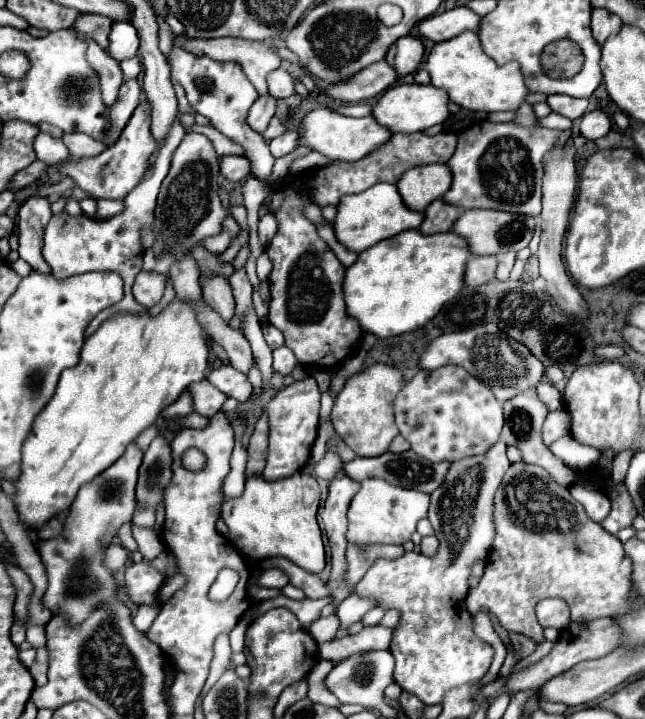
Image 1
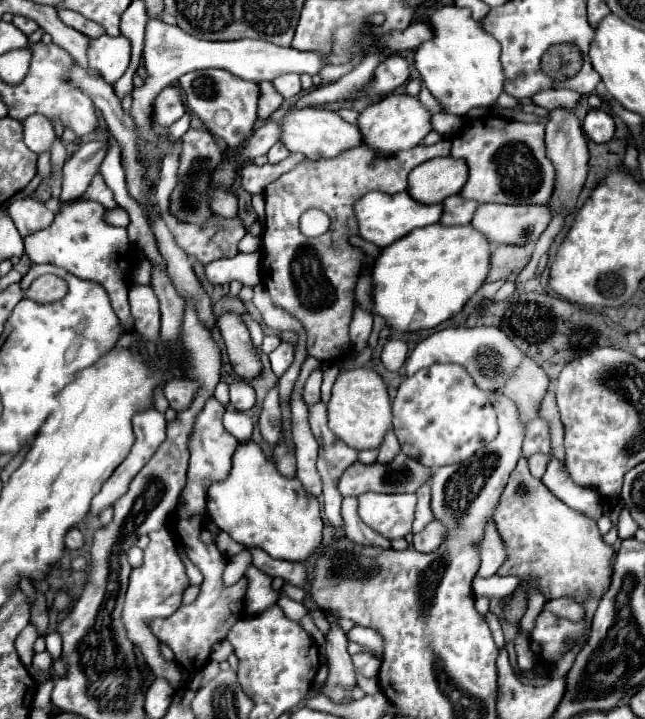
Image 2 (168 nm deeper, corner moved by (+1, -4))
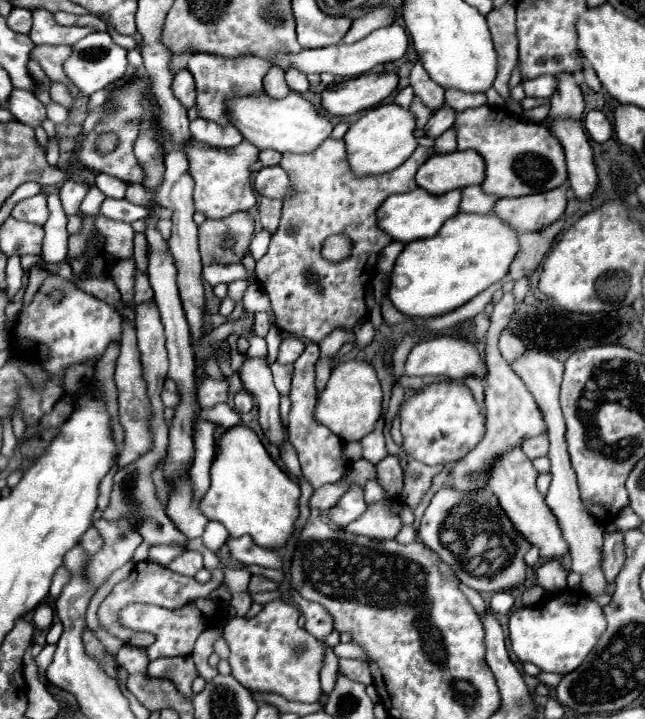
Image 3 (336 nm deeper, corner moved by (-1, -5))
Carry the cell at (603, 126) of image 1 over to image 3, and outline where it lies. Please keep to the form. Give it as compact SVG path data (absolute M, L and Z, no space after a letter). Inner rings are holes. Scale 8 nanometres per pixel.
M588 111L588 115L584 117L584 127L590 133L590 137L598 143L604 143L610 139L612 135L612 125L606 119L606 115L602 111Z

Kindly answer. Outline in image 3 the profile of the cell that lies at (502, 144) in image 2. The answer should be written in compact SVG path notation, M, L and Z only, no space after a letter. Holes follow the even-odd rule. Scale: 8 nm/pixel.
M482 105L476 109L456 111L454 119L456 143L460 151L474 149L486 161L486 179L482 189L500 197L520 197L550 191L566 181L566 161L560 141L550 131L508 111Z

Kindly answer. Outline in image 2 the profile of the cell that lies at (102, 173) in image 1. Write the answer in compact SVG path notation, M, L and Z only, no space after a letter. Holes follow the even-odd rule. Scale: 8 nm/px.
M166 86L162 94L154 100L154 124L174 124L184 114L184 106L180 102L180 94L174 86Z

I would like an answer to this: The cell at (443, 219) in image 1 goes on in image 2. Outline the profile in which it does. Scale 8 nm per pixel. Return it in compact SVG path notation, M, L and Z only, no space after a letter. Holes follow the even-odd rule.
M456 194L456 196L450 196L450 198L444 200L444 212L442 212L440 224L444 224L444 226L470 224L476 206L478 206L478 202L464 200L464 198L460 198L458 194Z

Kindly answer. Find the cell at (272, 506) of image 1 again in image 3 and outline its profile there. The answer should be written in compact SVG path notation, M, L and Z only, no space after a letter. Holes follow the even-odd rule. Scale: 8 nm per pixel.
M238 423L238 425L224 431L222 439L216 441L216 459L212 463L210 473L212 473L212 483L210 483L210 489L206 491L206 495L202 497L202 513L208 519L222 523L226 527L226 531L230 533L230 537L250 535L260 547L278 549L278 547L284 547L288 543L288 539L294 533L294 521L300 515L300 511L298 511L300 485L296 481L292 481L270 459L268 451L264 449L258 435L250 427L246 427L244 423Z

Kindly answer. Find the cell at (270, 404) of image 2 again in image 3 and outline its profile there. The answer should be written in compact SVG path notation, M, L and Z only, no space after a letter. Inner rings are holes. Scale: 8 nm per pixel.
M274 363L272 369L272 375L274 375L274 385L276 389L282 393L282 395L288 395L290 393L290 379L292 379L292 365L280 365L280 363Z

